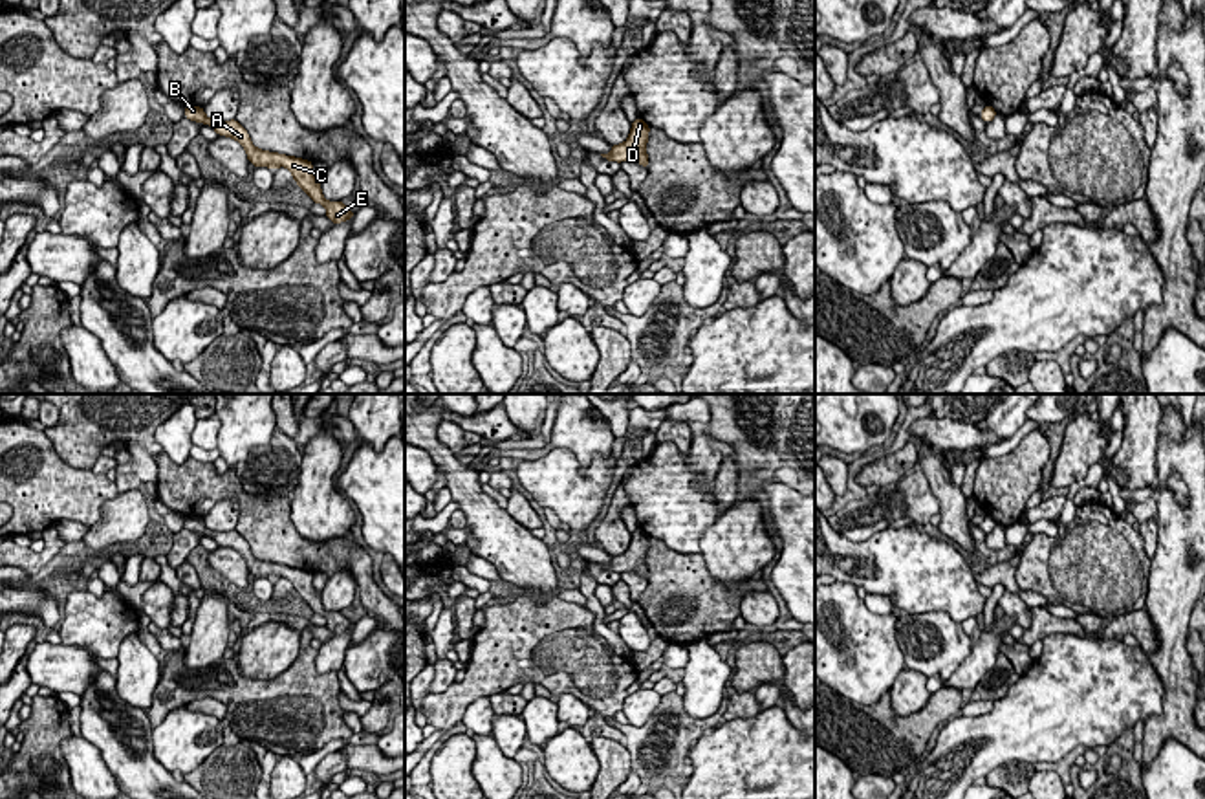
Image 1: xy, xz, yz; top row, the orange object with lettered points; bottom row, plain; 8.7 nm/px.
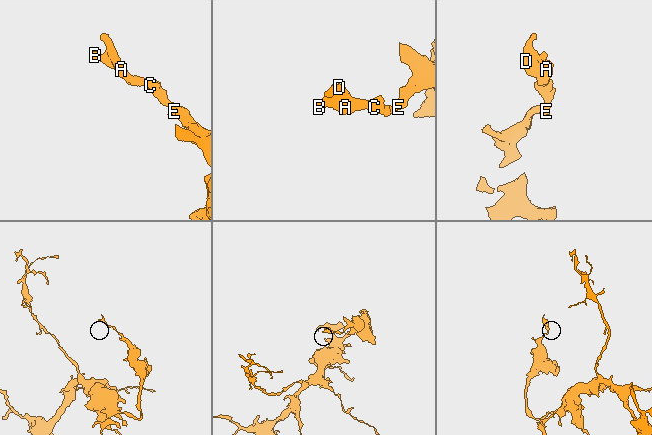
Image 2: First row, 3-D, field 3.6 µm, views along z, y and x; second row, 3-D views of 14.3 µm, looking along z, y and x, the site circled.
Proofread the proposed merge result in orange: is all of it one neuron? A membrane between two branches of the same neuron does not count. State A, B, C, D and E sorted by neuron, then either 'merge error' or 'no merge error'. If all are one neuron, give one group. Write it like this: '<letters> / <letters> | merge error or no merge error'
A B C D E | no merge error

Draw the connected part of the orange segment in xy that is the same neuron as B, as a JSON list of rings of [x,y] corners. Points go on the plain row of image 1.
[[[185,517],[185,528],[212,537],[218,546],[236,550],[245,559],[249,574],[253,574],[255,577],[286,577],[293,585],[293,590],[299,594],[299,597],[311,608],[311,612],[326,618],[326,627],[333,634],[352,630],[353,621],[350,621],[342,612],[328,612],[322,607],[320,594],[313,588],[311,572],[278,563],[260,561],[251,553],[247,541],[236,530],[212,531],[205,526],[201,517]]]

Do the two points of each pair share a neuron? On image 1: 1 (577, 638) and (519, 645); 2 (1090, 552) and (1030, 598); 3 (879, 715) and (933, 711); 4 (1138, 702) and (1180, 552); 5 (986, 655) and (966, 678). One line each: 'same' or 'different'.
1: same
2: different
3: same
4: different
5: same

